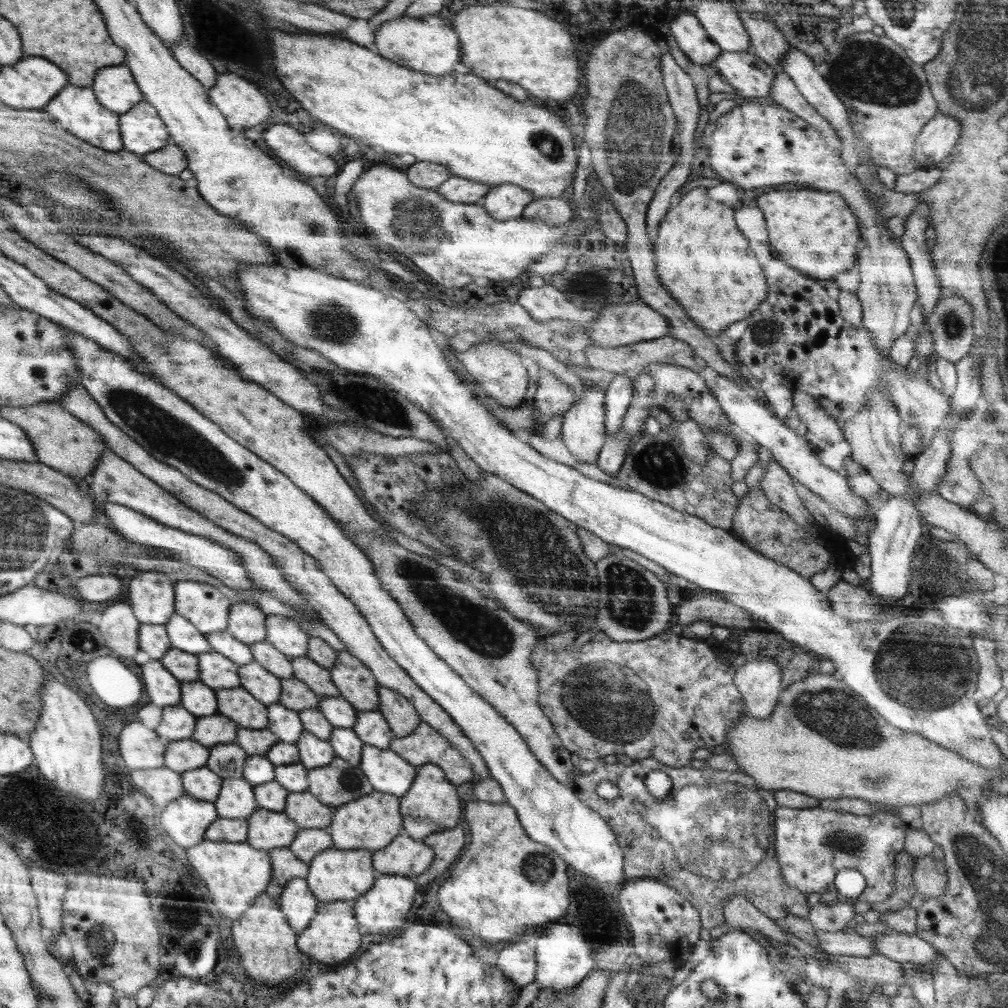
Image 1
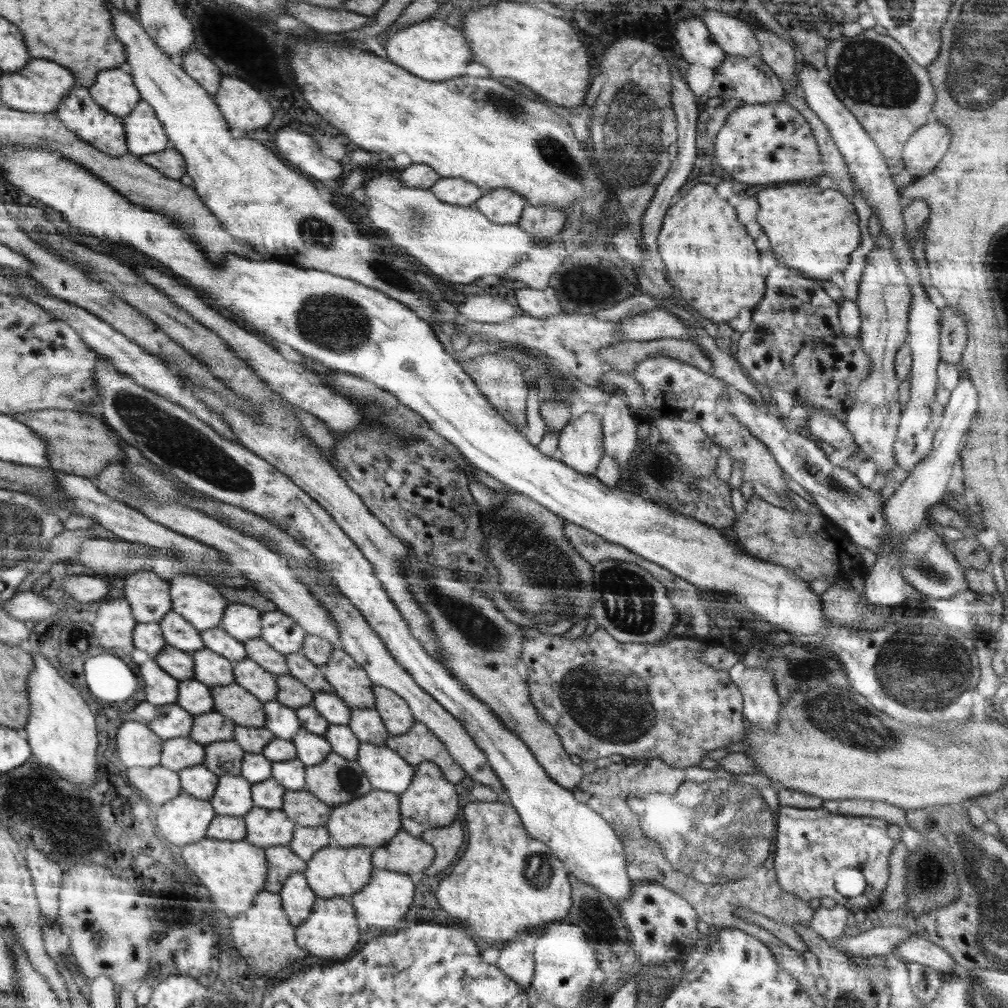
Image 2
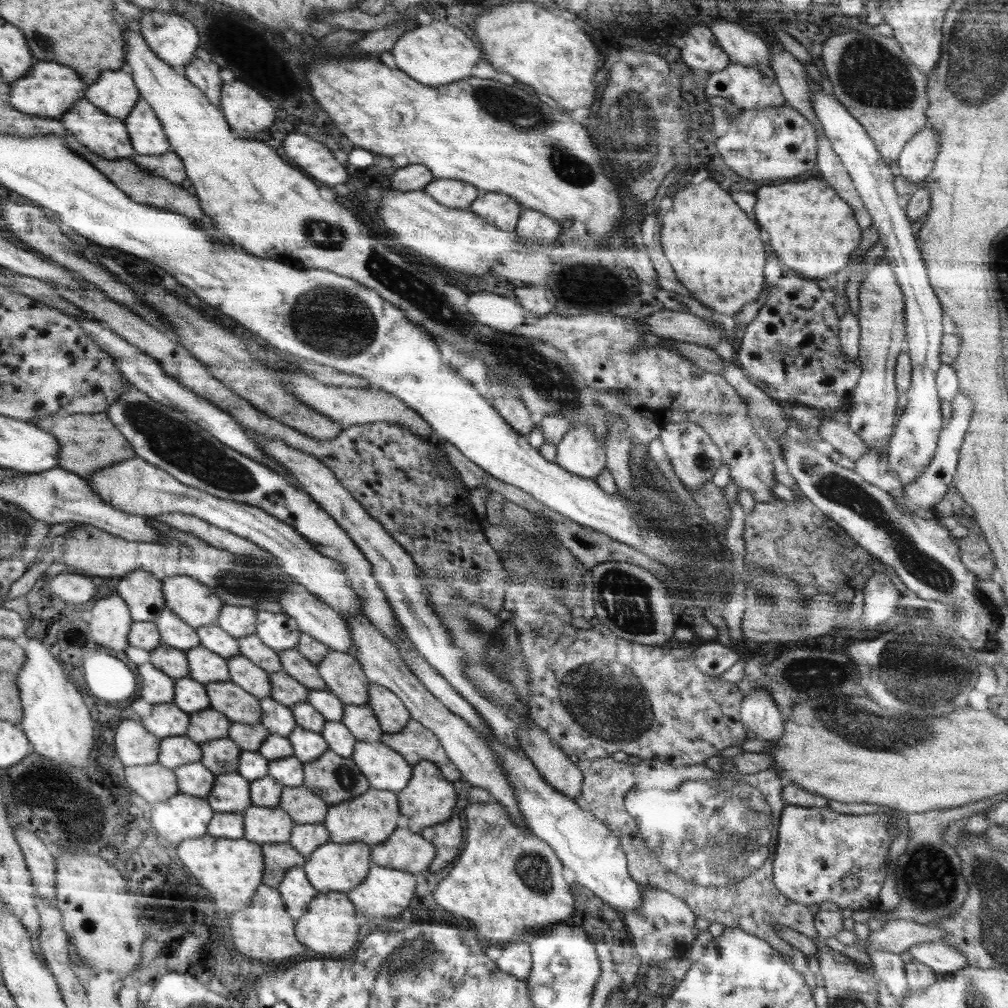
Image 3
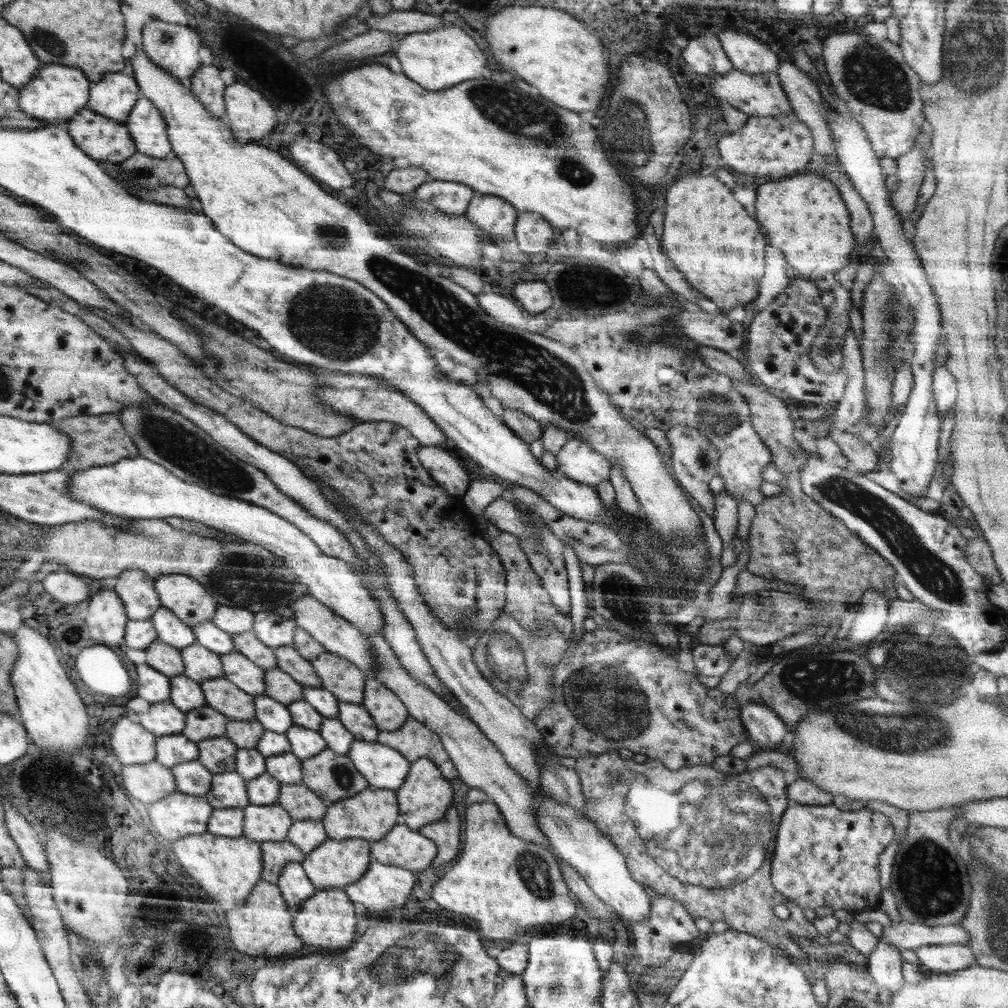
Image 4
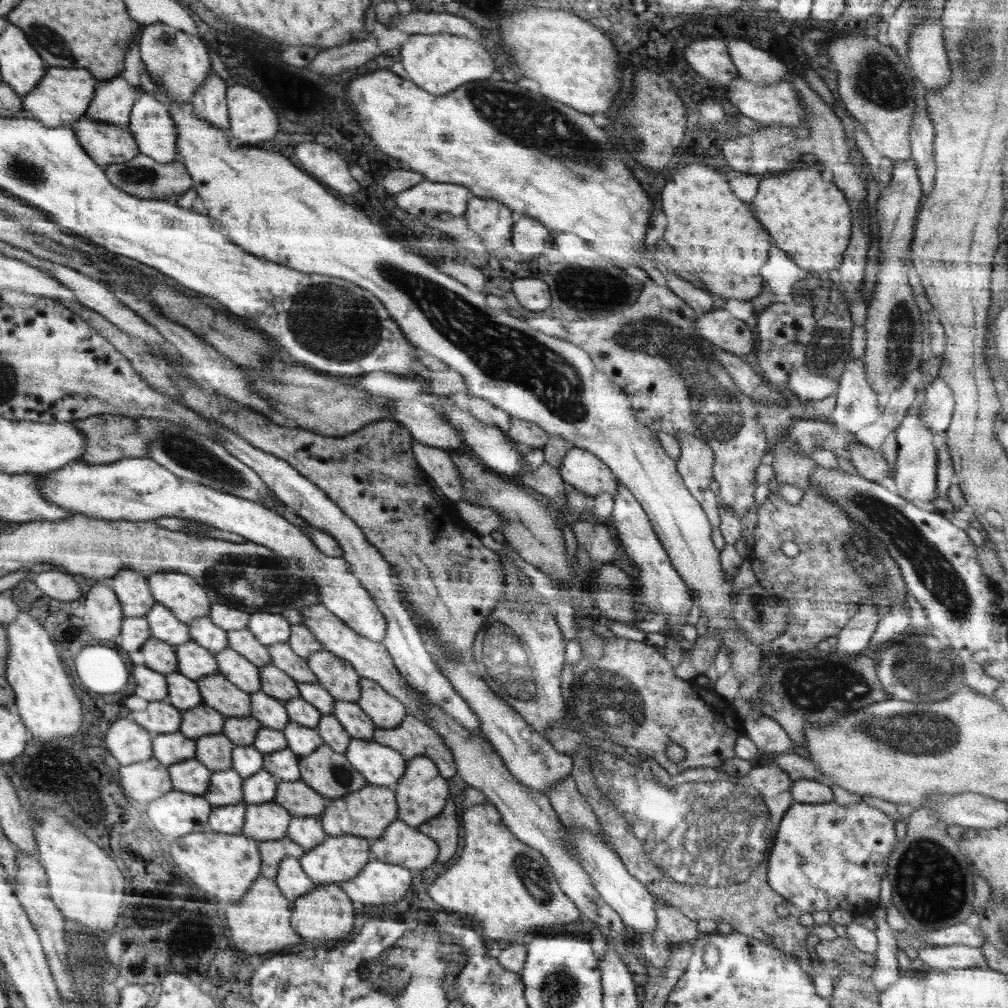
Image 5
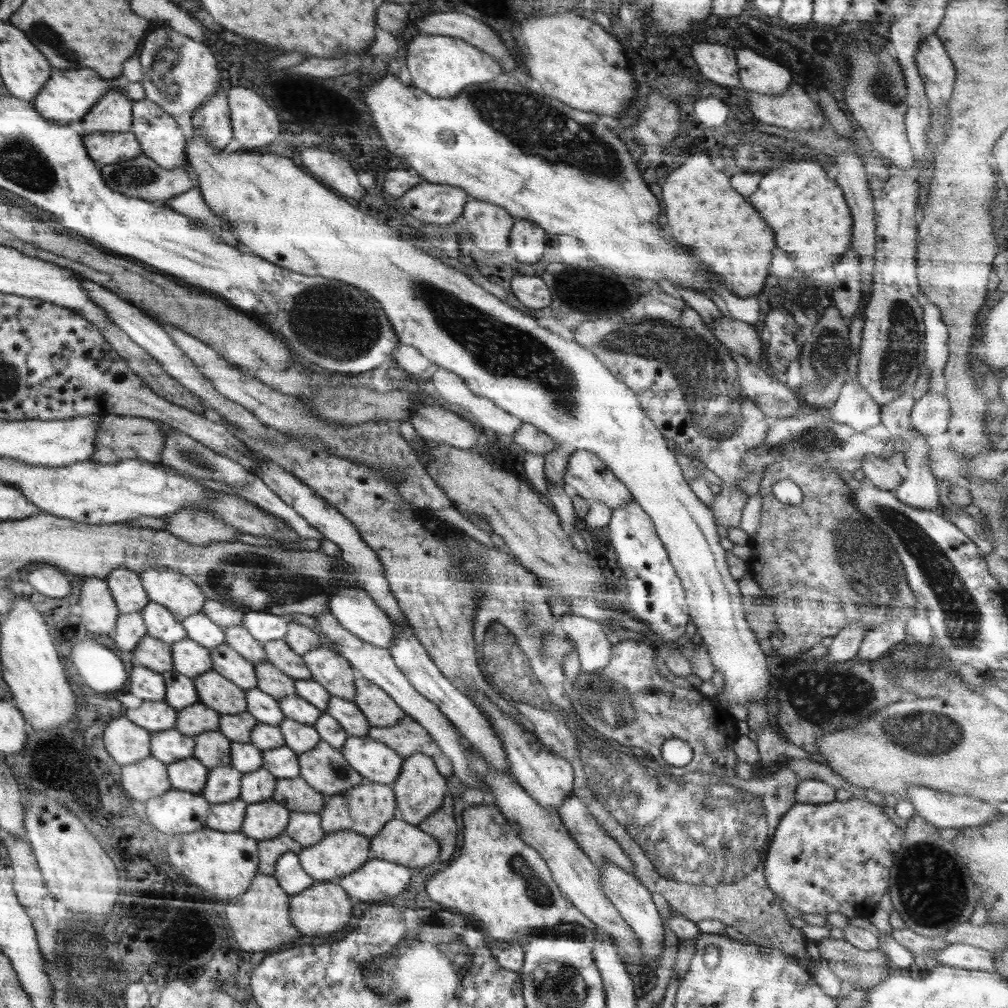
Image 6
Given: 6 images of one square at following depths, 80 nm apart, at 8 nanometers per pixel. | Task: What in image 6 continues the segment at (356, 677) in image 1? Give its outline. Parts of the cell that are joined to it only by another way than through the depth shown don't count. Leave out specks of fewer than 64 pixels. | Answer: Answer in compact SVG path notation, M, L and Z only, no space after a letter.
M320 646L302 656L312 679L332 696L353 701L357 697L357 673L350 663L328 646Z

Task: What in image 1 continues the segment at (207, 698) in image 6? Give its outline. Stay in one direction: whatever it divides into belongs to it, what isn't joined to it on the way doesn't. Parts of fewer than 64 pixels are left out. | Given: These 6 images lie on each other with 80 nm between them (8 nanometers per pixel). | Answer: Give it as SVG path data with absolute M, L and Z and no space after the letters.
M245 687L216 689L218 714L227 716L240 727L260 730L269 725L269 709L253 698Z

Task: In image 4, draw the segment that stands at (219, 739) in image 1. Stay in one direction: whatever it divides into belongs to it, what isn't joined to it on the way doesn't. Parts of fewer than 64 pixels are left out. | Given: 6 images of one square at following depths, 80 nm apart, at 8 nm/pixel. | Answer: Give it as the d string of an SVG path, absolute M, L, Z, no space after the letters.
M206 704L190 710L187 714L187 722L181 733L195 743L208 738L224 737L226 725L231 721Z

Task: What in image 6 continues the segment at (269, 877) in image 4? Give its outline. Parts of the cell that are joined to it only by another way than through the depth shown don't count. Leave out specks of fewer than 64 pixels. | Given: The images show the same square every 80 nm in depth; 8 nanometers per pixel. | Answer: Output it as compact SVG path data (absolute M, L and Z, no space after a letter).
M284 832L281 836L270 838L266 842L258 841L257 848L259 851L259 872L273 875L280 856L289 851L300 856L304 847Z

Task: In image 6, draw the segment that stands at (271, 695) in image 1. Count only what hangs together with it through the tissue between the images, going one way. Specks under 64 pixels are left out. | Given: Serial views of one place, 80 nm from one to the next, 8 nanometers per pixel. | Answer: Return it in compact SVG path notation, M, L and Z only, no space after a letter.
M225 642L210 649L210 652L214 671L225 675L230 682L237 683L245 692L250 691L251 688L257 688L258 678L253 662L238 654Z

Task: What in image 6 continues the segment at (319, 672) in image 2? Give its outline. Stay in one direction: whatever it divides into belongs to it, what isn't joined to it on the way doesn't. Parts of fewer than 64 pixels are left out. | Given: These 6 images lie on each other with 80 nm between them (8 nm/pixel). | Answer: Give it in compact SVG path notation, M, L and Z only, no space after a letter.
M284 639L271 640L263 643L267 662L273 664L293 679L312 679L309 668L304 664L303 658L298 656Z

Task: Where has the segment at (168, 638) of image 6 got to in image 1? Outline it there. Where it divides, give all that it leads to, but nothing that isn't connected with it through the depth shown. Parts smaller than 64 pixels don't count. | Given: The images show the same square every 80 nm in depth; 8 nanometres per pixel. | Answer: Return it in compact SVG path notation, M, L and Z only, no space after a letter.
M177 612L166 623L165 630L168 632L172 648L185 650L195 655L212 650L207 636Z

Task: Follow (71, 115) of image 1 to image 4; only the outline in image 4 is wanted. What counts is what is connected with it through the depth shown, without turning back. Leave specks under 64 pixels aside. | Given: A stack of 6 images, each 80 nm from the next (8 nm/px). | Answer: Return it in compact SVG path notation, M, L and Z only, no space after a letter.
M89 106L80 110L74 118L66 122L69 133L73 135L74 143L96 162L121 164L137 154L136 140L129 133L124 123L119 123L100 114L94 114Z

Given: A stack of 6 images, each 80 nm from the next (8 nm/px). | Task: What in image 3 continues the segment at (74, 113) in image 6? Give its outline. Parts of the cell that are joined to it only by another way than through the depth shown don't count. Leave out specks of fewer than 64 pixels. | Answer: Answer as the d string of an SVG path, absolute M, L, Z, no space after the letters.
M38 62L38 66L34 66L34 74L28 76L30 78L22 78L9 84L10 88L13 88L11 104L24 114L38 117L55 119L64 117L82 100L82 97L86 96L90 85L89 82L82 82L72 68L56 62Z

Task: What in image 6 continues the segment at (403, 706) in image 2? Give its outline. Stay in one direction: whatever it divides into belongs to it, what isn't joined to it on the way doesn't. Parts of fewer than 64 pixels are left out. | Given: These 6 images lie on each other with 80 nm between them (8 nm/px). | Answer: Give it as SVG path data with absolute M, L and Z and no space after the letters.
M357 675L357 697L353 702L361 709L371 726L389 727L400 722L406 713L394 700L370 680Z

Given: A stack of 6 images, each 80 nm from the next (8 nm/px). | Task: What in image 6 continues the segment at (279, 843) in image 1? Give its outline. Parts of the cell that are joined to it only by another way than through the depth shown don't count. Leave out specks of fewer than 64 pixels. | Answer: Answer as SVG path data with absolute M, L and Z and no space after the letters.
M271 799L256 802L249 804L248 812L245 813L244 825L240 831L258 841L276 838L288 828L290 817L288 808L279 802Z

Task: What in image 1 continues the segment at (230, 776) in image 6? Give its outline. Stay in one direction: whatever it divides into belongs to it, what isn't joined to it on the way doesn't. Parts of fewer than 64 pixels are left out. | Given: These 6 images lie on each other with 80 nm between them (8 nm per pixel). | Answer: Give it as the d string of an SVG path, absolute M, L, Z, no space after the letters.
M244 777L223 779L215 800L217 813L222 818L248 819L258 808L253 787Z

